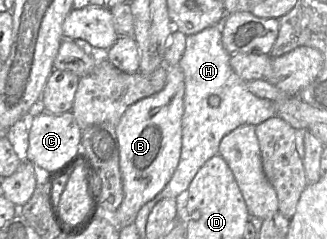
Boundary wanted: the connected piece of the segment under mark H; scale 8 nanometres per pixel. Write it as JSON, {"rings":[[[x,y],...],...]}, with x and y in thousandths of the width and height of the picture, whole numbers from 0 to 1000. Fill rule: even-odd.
{"rings":[[[676,105],[633,113],[569,155],[569,197],[547,259],[566,339],[554,653],[520,757],[474,820],[477,854],[508,828],[538,833],[572,799],[609,707],[667,644],[673,590],[688,565],[737,523],[786,527],[844,485],[841,431],[786,406],[758,377],[755,343],[706,285],[703,238],[682,192]],[[645,397],[676,410],[670,444],[648,448],[639,435]]]}

